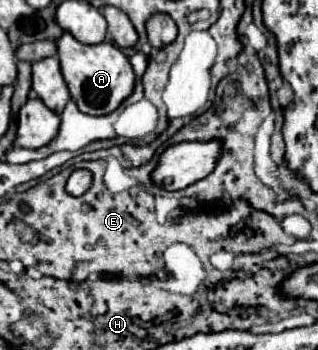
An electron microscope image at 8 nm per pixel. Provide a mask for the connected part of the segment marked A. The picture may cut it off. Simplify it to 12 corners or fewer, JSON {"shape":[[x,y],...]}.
{"shape":[[64,32],[58,60],[84,114],[114,112],[134,90],[128,58],[110,42]]}

